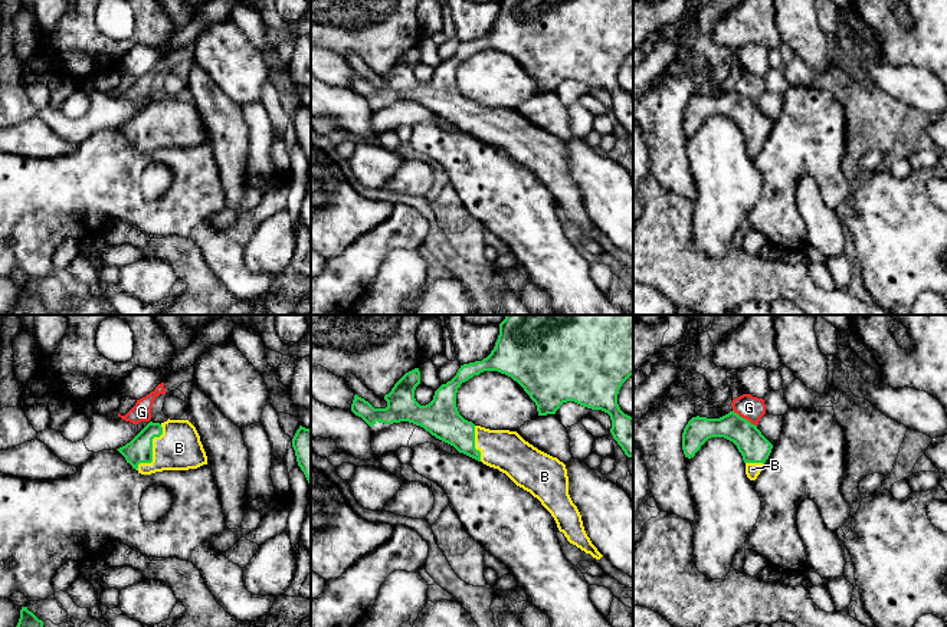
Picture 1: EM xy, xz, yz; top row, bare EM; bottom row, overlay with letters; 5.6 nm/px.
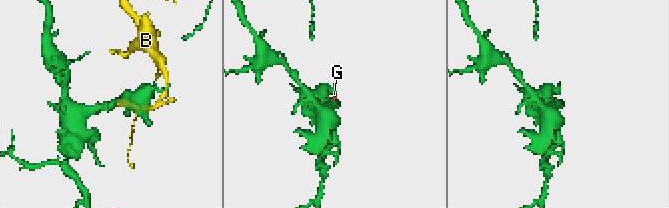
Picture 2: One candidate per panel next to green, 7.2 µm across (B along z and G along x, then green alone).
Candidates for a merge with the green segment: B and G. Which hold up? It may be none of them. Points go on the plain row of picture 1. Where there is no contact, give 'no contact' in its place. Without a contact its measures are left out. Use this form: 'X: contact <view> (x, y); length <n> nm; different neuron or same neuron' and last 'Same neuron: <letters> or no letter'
B: contact xy (151, 128); length 300 nm; same neuron
G: contact yz (744, 97); length 160 nm; different neuron
Same neuron: B

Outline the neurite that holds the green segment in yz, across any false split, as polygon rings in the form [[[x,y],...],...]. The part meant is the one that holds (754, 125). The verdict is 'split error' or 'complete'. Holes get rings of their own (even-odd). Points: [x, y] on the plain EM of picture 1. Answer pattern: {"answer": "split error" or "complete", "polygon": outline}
{"answer": "split error", "polygon": [[[730,89],[720,96],[692,95],[682,111],[682,128],[685,135],[691,137],[701,124],[711,115],[724,115],[733,119],[746,141],[746,152],[756,158],[773,122],[761,112],[757,104]]]}

